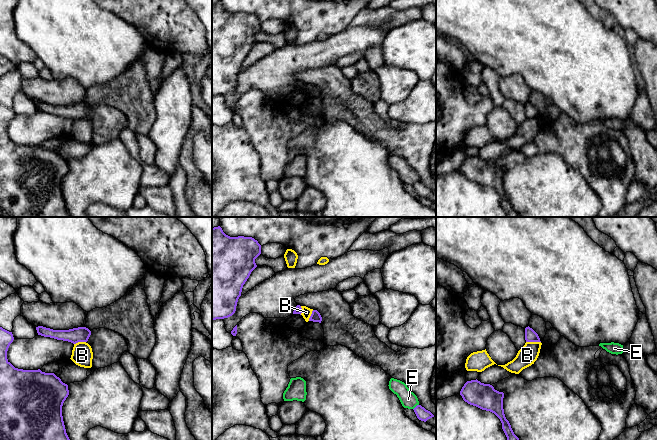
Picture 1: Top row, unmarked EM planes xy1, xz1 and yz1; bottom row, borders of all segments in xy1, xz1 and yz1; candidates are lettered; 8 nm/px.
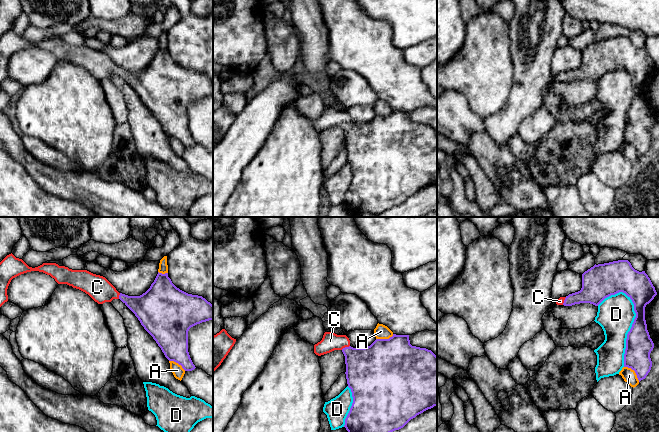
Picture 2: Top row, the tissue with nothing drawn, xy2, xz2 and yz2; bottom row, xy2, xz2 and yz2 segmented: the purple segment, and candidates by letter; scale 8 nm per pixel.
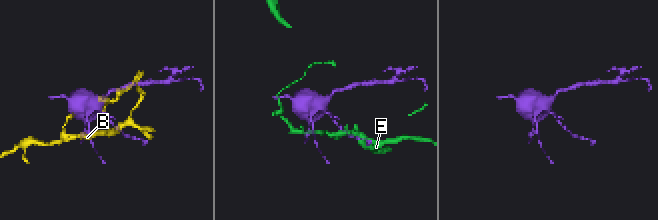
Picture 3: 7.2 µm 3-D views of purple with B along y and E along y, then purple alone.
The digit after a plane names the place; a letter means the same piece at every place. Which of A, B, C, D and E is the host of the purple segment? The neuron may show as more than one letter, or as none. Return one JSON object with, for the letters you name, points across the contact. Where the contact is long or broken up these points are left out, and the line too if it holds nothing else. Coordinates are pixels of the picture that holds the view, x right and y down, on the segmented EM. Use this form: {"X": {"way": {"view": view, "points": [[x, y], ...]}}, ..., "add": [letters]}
{"C": {"way": {"view": "xz2", "points": [[367, 369], [345, 347], [340, 342], [330, 341]]}}, "add": ["C"]}

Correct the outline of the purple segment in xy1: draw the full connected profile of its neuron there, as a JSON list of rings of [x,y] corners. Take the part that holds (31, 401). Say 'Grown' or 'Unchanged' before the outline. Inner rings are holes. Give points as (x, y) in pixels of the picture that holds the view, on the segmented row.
Unchanged. [[[0,327],[0,440],[70,440],[62,416],[68,385],[54,373],[15,368],[7,359],[13,340],[12,332]]]

